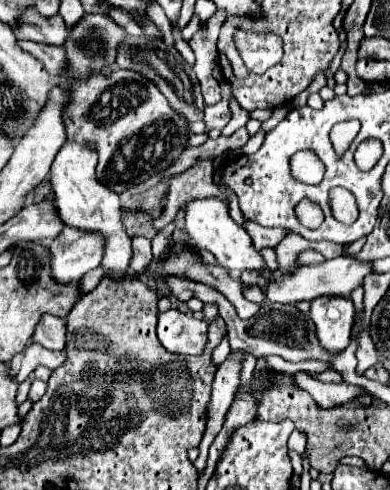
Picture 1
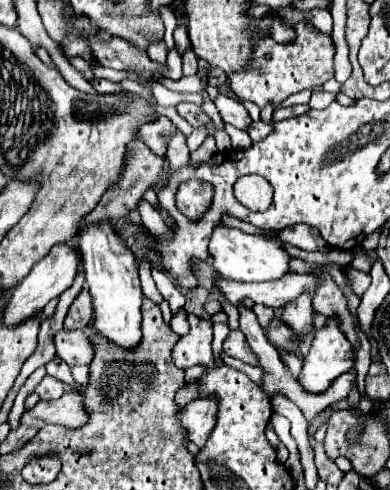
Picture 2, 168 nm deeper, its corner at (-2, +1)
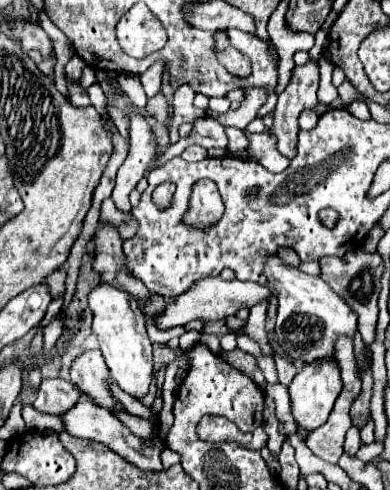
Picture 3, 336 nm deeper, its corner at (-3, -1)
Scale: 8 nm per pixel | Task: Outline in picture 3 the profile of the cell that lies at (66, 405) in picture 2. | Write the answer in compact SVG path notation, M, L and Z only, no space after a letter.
M81 397L69 411L65 411L63 415L59 415L63 419L63 429L65 433L73 435L73 437L83 437L83 439L91 439L91 441L99 441L105 443L109 449L117 451L119 455L123 455L127 461L135 463L139 469L147 469L147 471L159 471L161 459L159 453L163 449L159 439L139 439L137 435L133 435L117 417L113 417L113 413L109 409L103 409L99 405L95 405L93 401Z

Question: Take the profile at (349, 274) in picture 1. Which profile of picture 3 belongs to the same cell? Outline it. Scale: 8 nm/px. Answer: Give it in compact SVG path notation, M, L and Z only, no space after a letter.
M207 277L207 279L201 279L199 283L195 283L195 287L191 287L183 295L179 295L175 303L167 305L165 313L157 319L157 325L161 329L169 329L169 327L175 327L175 325L185 325L191 319L201 319L201 321L225 319L227 315L235 315L241 307L251 309L257 303L263 303L263 301L269 303L271 297L273 297L273 291L265 285L259 285L259 283L239 281L239 279L223 281L221 277Z

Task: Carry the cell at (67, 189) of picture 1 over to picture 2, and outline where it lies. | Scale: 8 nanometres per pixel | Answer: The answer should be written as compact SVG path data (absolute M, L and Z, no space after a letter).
M102 223L96 227L90 225L82 229L76 237L80 241L86 285L92 295L94 329L100 333L100 337L106 337L106 341L118 345L120 349L134 349L142 341L142 329L140 329L142 291L132 251L114 233L110 223Z

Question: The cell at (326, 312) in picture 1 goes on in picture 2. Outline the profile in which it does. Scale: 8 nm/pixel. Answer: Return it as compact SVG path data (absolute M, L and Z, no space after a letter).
M328 319L328 325L324 329L318 329L316 335L314 335L310 353L304 357L304 363L302 363L302 371L298 375L298 381L300 381L300 385L308 393L324 393L332 385L332 381L336 377L340 377L342 373L350 371L352 365L354 365L354 351L352 351L350 341L340 331L338 321L336 319Z

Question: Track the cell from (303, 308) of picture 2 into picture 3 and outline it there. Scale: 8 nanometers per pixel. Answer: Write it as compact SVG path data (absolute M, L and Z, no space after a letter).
M265 255L265 277L267 285L278 295L275 318L277 343L289 355L293 363L311 363L313 359L333 357L337 335L353 337L357 329L357 317L351 307L321 279L287 265L279 255Z

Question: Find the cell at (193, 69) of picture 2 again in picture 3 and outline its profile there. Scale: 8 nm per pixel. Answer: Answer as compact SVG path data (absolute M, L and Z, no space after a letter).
M181 85L177 91L175 91L175 101L173 101L173 107L175 107L175 121L173 121L173 127L169 131L169 137L171 137L171 143L175 143L179 139L179 133L177 133L177 127L185 121L193 121L195 117L199 115L205 115L203 109L197 109L193 105L193 99L195 99L195 91L191 89L191 85Z

